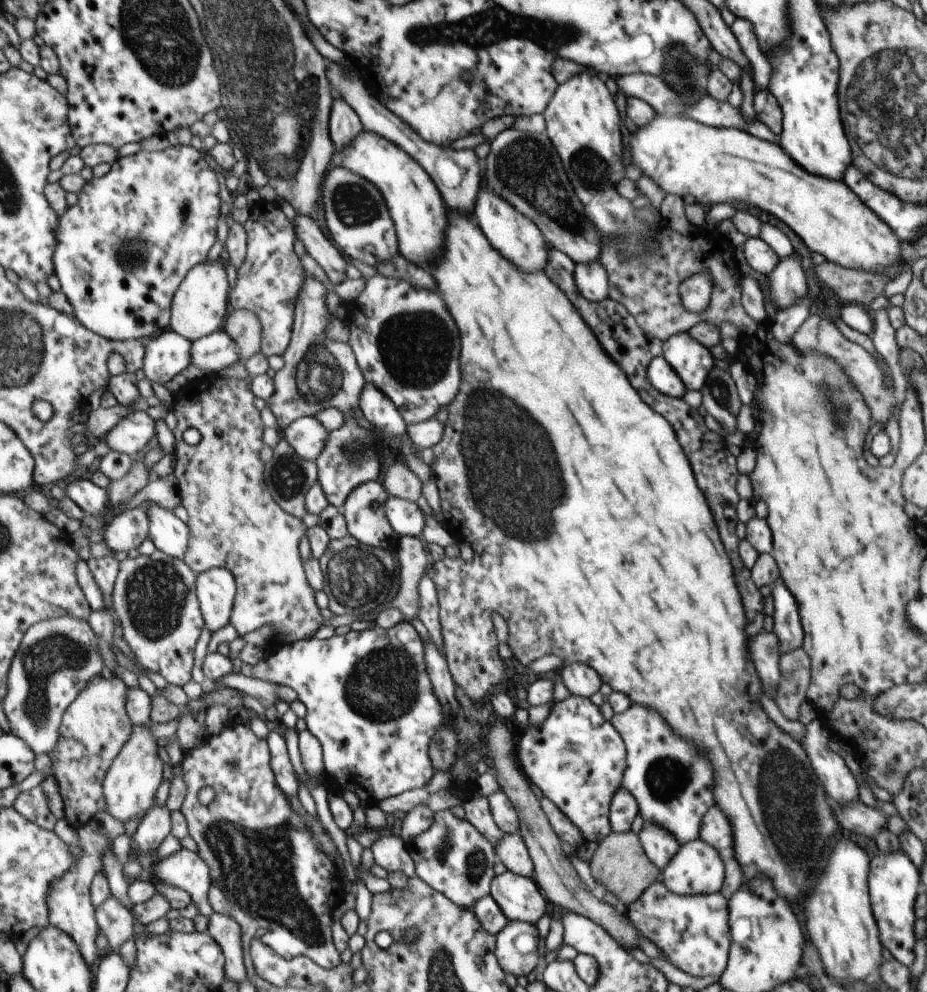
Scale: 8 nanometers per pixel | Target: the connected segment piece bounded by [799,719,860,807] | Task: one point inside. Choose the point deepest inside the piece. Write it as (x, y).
(840, 785)

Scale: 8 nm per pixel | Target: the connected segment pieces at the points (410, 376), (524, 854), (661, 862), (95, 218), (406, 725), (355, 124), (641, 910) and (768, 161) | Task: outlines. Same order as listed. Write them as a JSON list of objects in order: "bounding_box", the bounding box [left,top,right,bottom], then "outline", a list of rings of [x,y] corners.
[{"bounding_box":[346,275,460,425],"outline":[[[382,275],[366,278],[366,288],[348,307],[352,320],[346,320],[351,330],[349,340],[356,360],[364,374],[364,380],[380,388],[398,408],[406,425],[424,422],[435,417],[440,408],[448,406],[456,398],[460,386],[460,336],[454,320],[450,320],[442,298],[430,290],[416,288],[404,280]]]},{"bounding_box":[495,833,534,878],"outline":[[[503,833],[495,850],[498,861],[502,862],[508,871],[532,878],[534,864],[520,833]]]},{"bounding_box":[639,822,682,871],"outline":[[[648,822],[644,823],[644,828],[639,833],[639,839],[643,843],[648,860],[654,862],[660,871],[670,862],[682,845],[670,830],[661,825],[648,824]]]},{"bounding_box":[56,146,222,341],"outline":[[[174,146],[163,151],[144,150],[140,154],[129,157],[121,157],[111,171],[102,178],[92,178],[86,184],[86,188],[79,194],[79,201],[70,207],[70,210],[63,214],[60,219],[60,230],[58,231],[58,250],[56,250],[56,274],[62,284],[64,291],[72,306],[76,308],[78,320],[88,328],[98,332],[110,340],[128,341],[140,338],[151,338],[160,334],[171,326],[176,294],[180,286],[184,284],[188,274],[204,262],[208,262],[210,250],[216,246],[219,240],[219,224],[222,214],[222,196],[220,196],[222,184],[216,170],[206,162],[205,154],[194,146]]]},{"bounding_box":[242,620,447,807],"outline":[[[404,620],[392,628],[384,630],[380,626],[374,628],[352,631],[345,636],[334,635],[329,639],[306,638],[297,641],[296,644],[278,644],[268,649],[266,658],[263,658],[258,664],[245,664],[242,673],[257,679],[272,682],[272,684],[284,685],[294,688],[300,694],[301,700],[308,708],[306,722],[308,729],[312,730],[322,743],[324,744],[326,754],[326,773],[331,781],[332,789],[339,791],[351,790],[355,792],[359,800],[366,802],[368,807],[384,804],[384,800],[389,796],[404,796],[404,792],[408,792],[413,788],[422,788],[430,782],[430,778],[434,776],[434,768],[430,764],[430,747],[431,740],[439,729],[446,724],[447,716],[443,711],[442,701],[436,694],[434,685],[430,684],[430,674],[427,672],[427,658],[422,652],[422,642],[416,628],[410,622]]]},{"bounding_box":[331,98,364,148],"outline":[[[336,98],[331,120],[332,138],[336,140],[336,146],[344,148],[344,144],[352,144],[356,134],[364,130],[362,126],[362,121],[356,114],[356,109],[350,106],[346,100]]]},{"bounding_box":[627,879,730,976],"outline":[[[660,879],[651,884],[636,903],[628,904],[627,917],[636,925],[638,932],[651,940],[660,950],[662,958],[668,960],[673,966],[688,972],[692,976],[719,976],[724,974],[728,964],[730,948],[730,926],[728,924],[727,897],[723,893],[698,895],[678,895],[668,890],[667,885]]]},{"bounding_box":[630,114,903,272],"outline":[[[657,114],[650,124],[637,128],[636,132],[630,134],[630,156],[631,163],[638,166],[644,176],[652,178],[666,194],[692,194],[706,210],[712,204],[720,202],[738,202],[760,208],[782,220],[812,252],[818,252],[826,260],[840,266],[868,272],[884,272],[892,264],[903,263],[903,243],[896,238],[896,232],[892,232],[892,228],[884,220],[880,220],[880,216],[872,212],[846,183],[808,174],[778,144],[752,138],[750,134],[732,128],[712,128],[688,117],[665,117]]]}]

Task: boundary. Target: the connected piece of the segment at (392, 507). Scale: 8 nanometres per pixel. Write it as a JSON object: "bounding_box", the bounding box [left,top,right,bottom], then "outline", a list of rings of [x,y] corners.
{"bounding_box":[387,497,425,537],"outline":[[[400,497],[388,498],[387,516],[392,528],[399,537],[421,537],[425,526],[424,512],[416,502]]]}

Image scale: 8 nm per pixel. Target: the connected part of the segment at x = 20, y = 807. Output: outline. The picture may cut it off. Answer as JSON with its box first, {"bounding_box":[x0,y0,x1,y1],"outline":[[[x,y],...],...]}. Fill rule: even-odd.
{"bounding_box":[15,786,59,830],"outline":[[[40,786],[34,790],[23,792],[16,801],[15,807],[20,814],[39,824],[40,827],[56,830],[59,818],[50,806],[50,798],[48,798],[44,787]]]}

